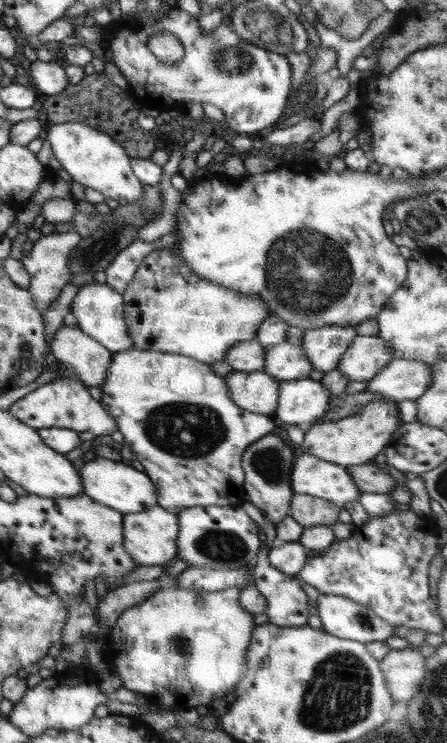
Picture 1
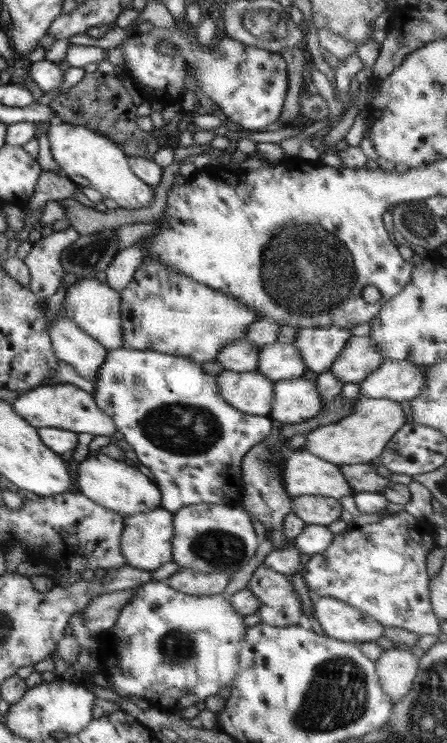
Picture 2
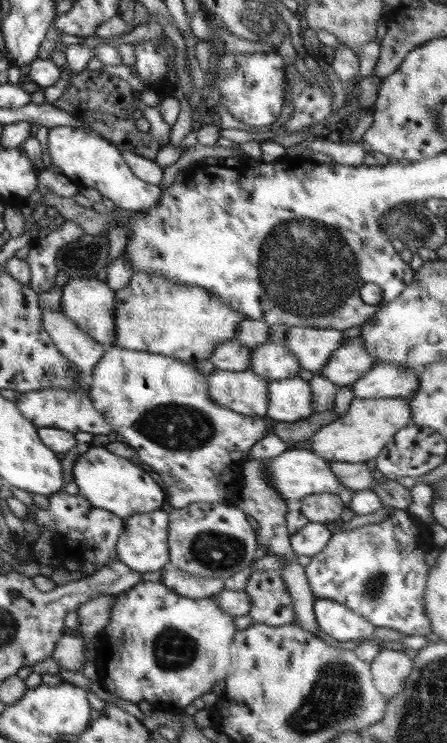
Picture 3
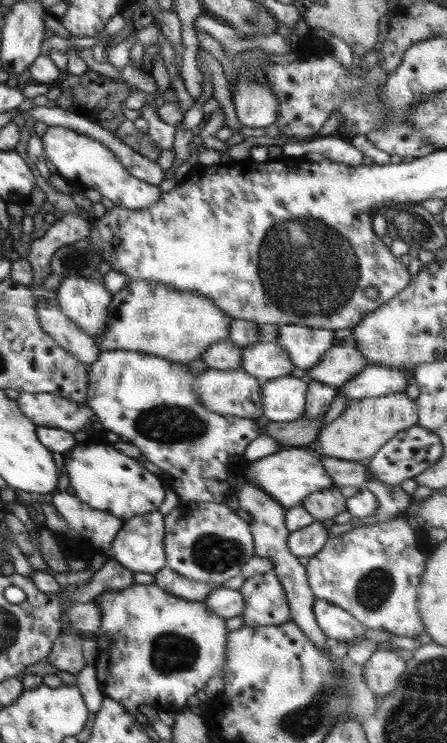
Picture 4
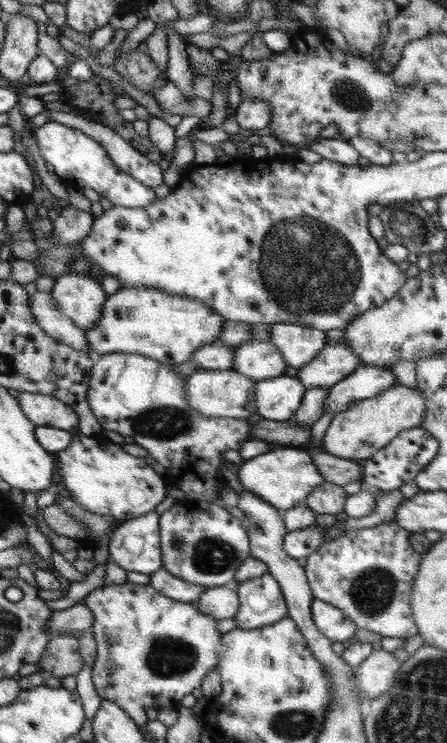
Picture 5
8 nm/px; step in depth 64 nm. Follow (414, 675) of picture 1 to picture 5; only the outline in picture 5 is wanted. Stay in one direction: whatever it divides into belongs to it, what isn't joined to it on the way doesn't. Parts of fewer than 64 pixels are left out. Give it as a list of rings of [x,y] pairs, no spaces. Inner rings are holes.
[[[374,650],[355,670],[355,682],[366,693],[366,698],[374,699],[394,686],[402,664],[392,652]]]

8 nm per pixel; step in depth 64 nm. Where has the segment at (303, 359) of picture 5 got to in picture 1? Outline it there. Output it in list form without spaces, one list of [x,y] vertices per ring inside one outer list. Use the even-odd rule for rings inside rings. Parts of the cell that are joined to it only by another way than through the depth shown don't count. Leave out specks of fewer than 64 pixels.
[[[328,325],[306,330],[300,345],[312,367],[325,373],[336,369],[340,358],[350,348],[356,336],[358,332],[355,327]]]

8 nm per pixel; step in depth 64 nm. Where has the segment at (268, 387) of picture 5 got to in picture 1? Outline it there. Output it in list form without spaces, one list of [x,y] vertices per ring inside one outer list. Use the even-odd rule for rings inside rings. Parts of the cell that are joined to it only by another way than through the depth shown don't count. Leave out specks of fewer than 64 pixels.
[[[310,377],[280,381],[278,408],[274,419],[286,426],[292,424],[306,428],[314,420],[322,418],[334,396],[320,383]]]

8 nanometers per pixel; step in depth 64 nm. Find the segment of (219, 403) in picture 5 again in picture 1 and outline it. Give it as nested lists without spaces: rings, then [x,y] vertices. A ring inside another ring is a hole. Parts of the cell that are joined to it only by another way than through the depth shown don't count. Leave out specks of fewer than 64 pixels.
[[[262,371],[226,374],[226,385],[231,393],[231,400],[238,407],[260,413],[262,416],[273,416],[278,408],[280,381]]]

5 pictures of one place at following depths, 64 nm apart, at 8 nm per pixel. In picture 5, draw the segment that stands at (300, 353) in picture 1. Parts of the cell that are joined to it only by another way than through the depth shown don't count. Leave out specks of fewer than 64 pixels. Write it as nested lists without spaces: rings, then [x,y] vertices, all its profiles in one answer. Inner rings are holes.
[[[252,340],[240,344],[234,350],[232,370],[255,381],[282,376],[288,366],[284,355],[270,341]]]

